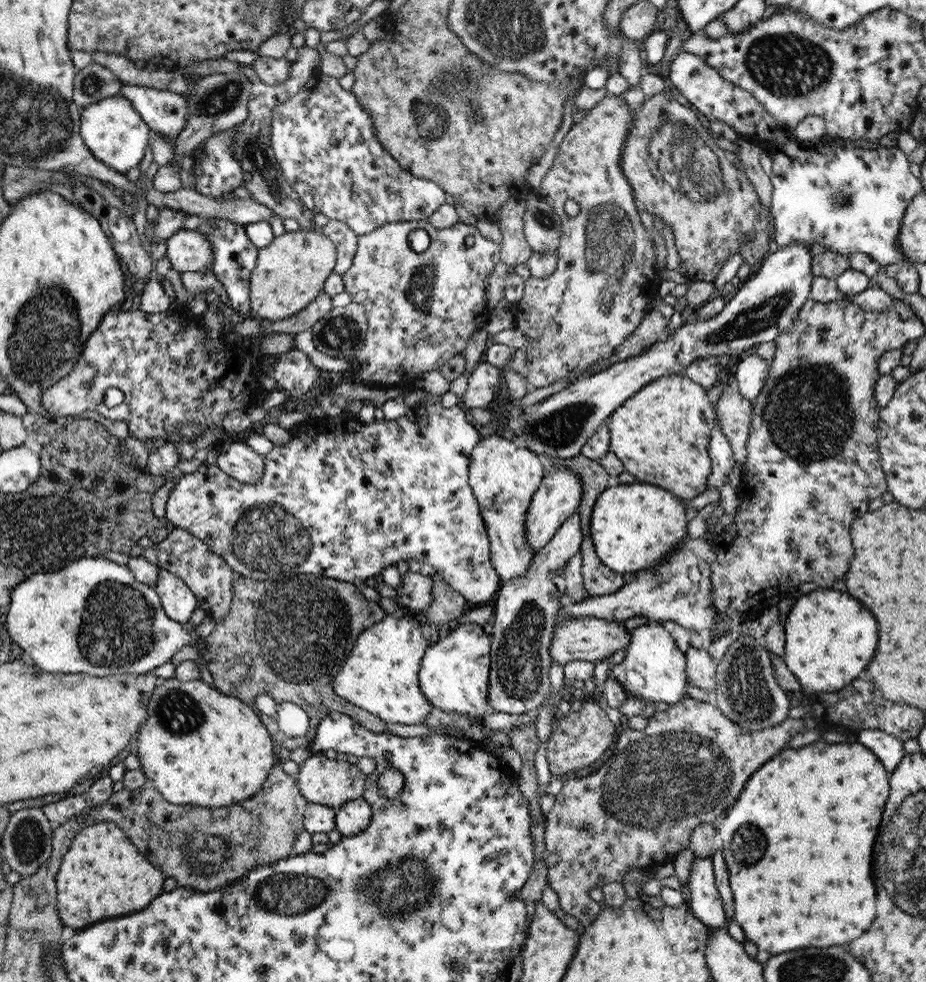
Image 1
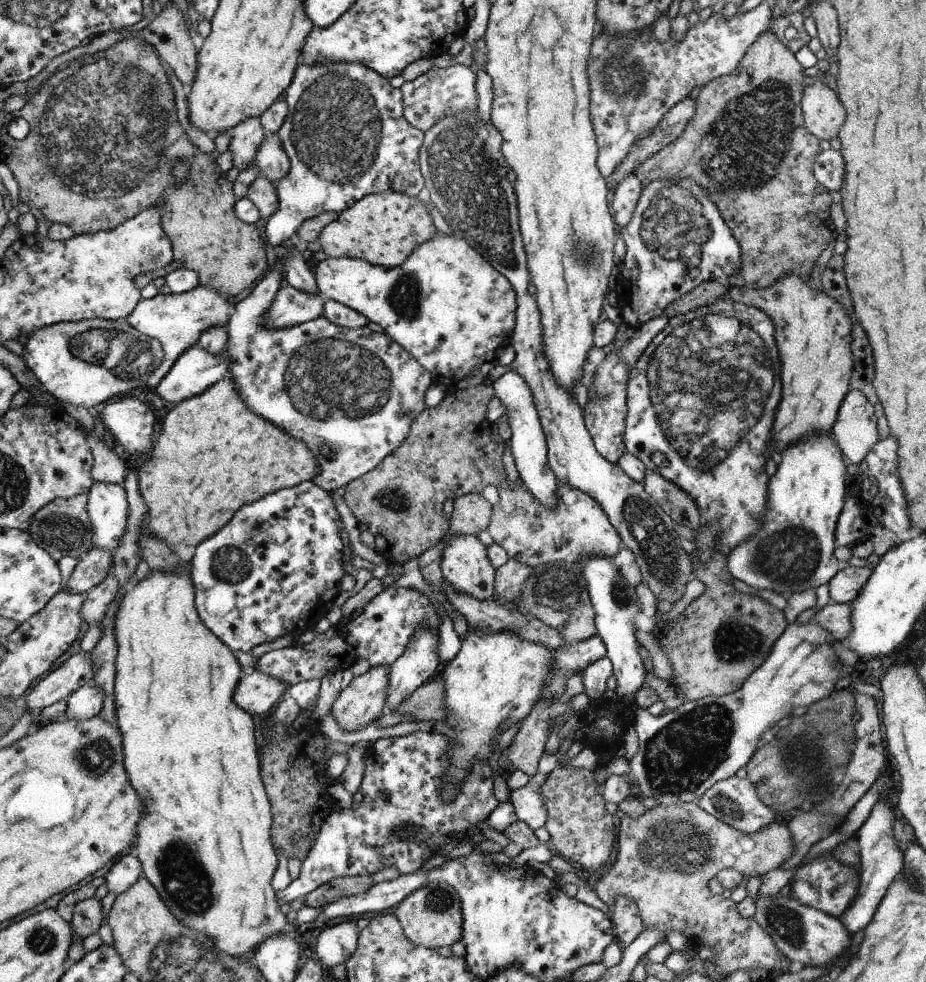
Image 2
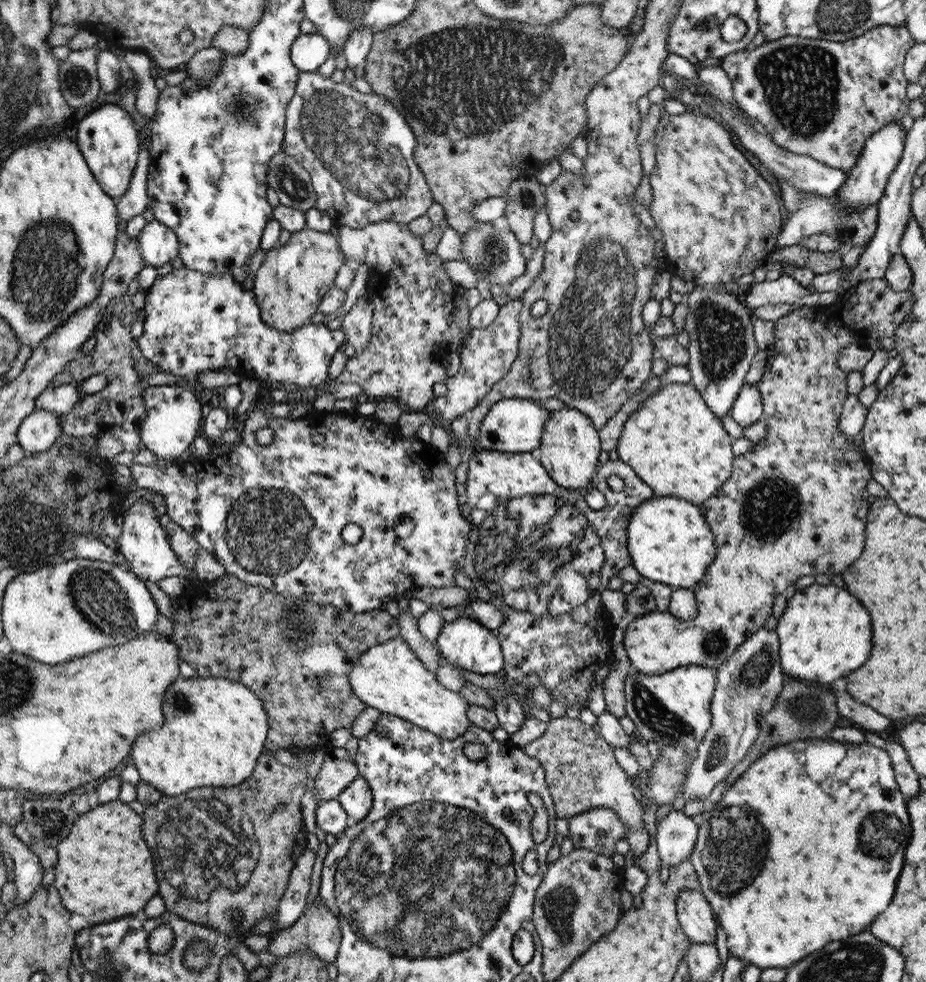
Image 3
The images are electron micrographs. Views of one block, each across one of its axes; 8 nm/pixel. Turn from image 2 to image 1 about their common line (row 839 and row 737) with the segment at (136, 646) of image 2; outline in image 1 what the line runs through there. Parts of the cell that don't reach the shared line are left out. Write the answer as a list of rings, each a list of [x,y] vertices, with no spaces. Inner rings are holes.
[[[201,678],[160,680],[148,718],[137,735],[135,752],[148,783],[171,804],[204,808],[230,806],[251,798],[274,767],[272,738],[252,705],[212,688]]]

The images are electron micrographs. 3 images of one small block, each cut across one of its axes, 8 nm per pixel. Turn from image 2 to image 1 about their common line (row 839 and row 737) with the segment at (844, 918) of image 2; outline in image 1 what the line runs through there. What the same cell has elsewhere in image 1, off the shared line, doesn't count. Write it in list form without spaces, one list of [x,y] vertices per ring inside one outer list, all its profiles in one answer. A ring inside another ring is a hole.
[[[864,729],[858,732],[854,739],[868,748],[890,774],[894,772],[905,756],[903,743],[882,730]]]

